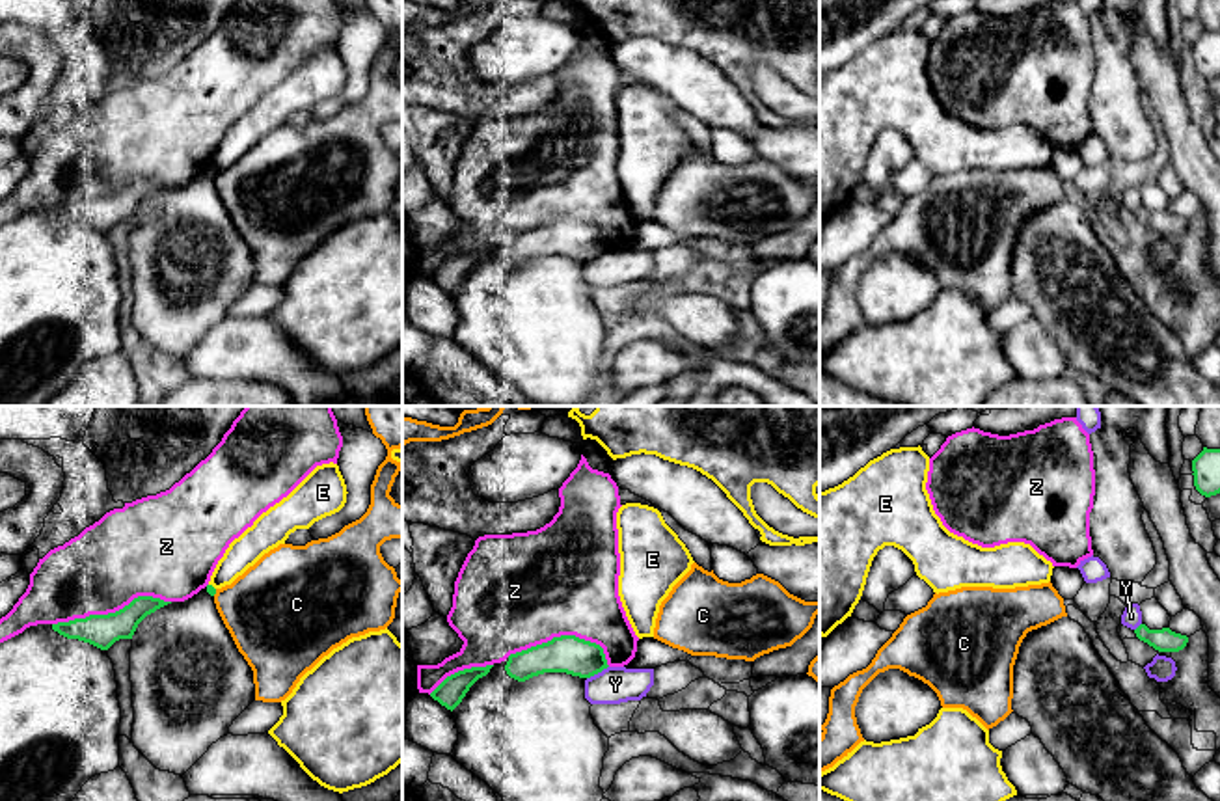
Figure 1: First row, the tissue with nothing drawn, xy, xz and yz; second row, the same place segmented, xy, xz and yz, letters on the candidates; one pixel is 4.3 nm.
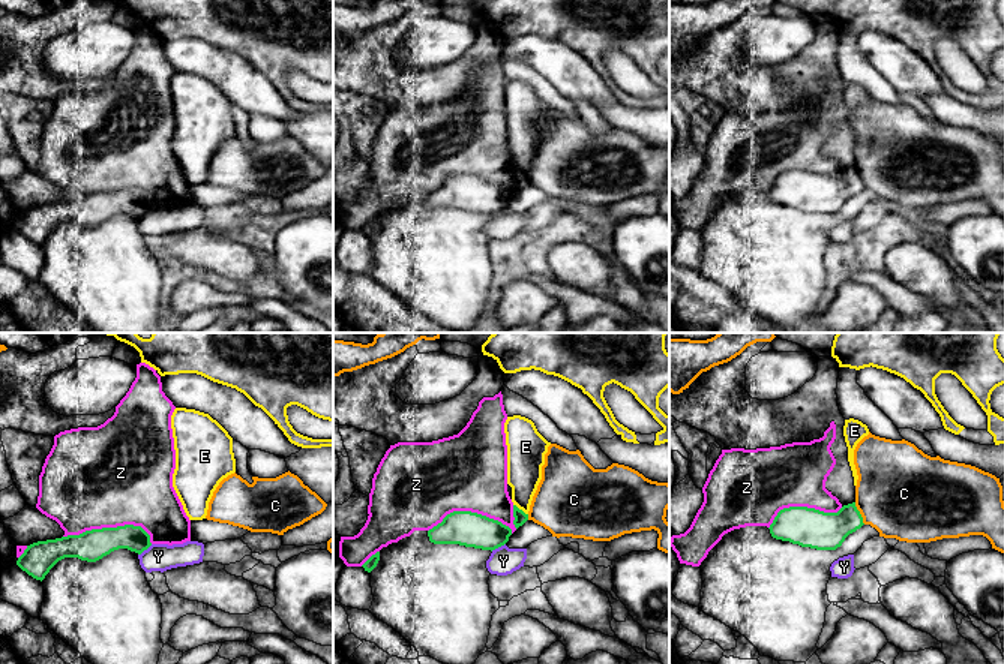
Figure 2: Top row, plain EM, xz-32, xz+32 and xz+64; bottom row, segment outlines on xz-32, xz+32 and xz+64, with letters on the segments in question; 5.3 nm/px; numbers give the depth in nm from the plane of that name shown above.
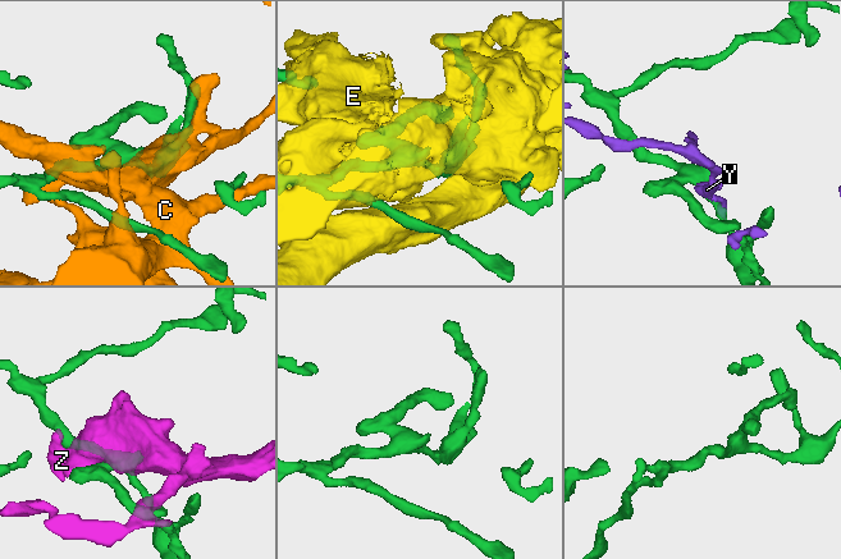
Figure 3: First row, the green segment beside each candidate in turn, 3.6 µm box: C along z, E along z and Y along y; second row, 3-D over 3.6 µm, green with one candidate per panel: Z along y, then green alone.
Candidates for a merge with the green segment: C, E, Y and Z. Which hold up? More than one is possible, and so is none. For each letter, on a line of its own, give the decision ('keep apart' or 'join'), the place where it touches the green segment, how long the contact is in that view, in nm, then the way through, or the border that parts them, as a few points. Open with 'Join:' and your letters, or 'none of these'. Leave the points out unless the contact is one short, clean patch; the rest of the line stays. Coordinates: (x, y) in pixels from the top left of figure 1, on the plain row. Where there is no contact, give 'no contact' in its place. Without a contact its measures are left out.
Join: none of these
C: keep apart; contact xy (215, 176); length 40 nm
E: keep apart; contact xy (213, 170); length 40 nm
Y: keep apart; contact xz (596, 256); length 110 nm
Z: keep apart; contact xy (110, 196); length 500 nm

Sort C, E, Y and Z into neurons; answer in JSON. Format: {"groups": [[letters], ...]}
{"groups": [["C"], ["E"], ["Y"], ["Z"]]}

